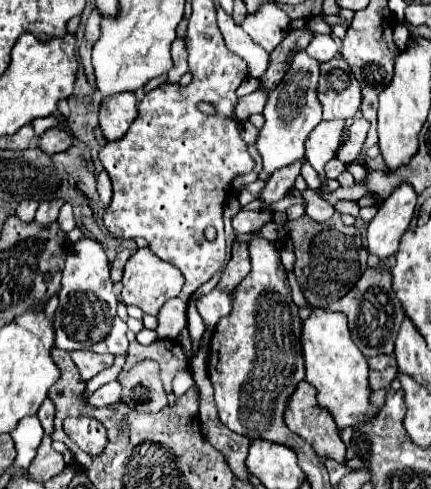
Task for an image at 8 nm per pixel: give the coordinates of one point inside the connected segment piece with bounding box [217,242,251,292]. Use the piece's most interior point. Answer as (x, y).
(238, 267)

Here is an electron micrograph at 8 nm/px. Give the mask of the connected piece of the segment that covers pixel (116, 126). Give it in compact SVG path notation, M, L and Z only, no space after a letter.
M115 94L115 98L107 98L99 112L99 128L103 138L119 140L137 118L137 98L135 94Z

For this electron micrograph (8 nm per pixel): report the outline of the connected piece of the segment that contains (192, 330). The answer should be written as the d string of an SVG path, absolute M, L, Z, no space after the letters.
M190 300L187 308L187 329L192 340L192 353L196 354L199 350L200 340L206 330L203 320L195 306L196 300Z

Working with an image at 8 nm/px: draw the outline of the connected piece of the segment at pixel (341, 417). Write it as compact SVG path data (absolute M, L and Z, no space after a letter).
M313 310L303 322L303 358L305 358L305 380L317 388L317 398L323 408L327 408L335 424L343 430L371 420L377 414L377 406L371 402L369 370L367 358L351 340L347 328L347 316L343 312Z

